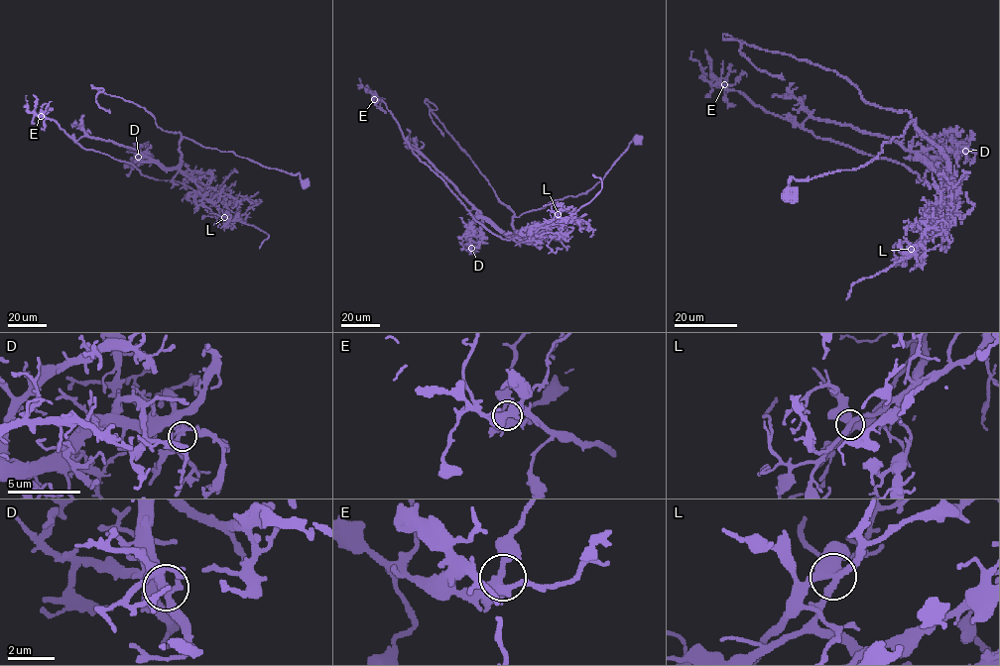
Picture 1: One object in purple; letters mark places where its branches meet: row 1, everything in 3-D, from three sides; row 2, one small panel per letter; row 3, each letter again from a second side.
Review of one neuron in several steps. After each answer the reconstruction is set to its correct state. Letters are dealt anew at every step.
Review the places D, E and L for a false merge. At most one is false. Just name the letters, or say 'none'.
L

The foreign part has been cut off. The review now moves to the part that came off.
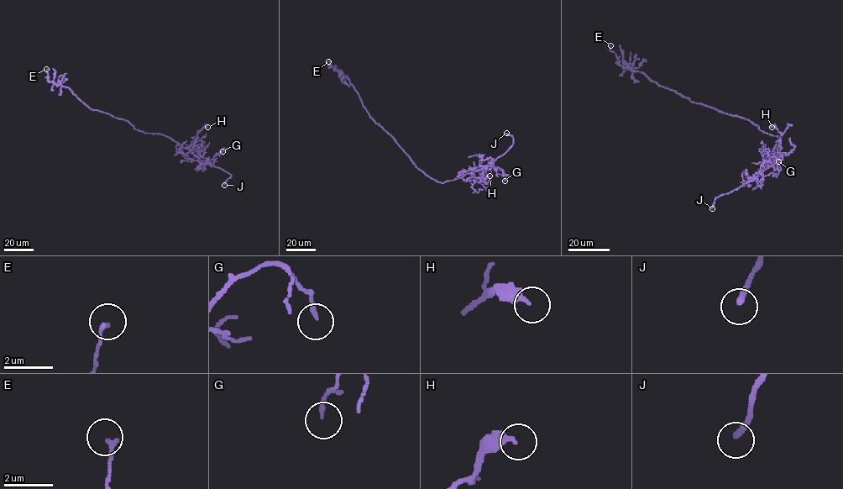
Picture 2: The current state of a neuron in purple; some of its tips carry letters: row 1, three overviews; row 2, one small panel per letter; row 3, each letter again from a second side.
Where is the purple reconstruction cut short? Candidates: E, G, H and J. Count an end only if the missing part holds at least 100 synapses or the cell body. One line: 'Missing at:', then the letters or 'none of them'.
Missing at: J

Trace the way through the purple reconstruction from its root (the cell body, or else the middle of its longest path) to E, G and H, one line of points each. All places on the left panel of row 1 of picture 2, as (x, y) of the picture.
E: (131, 123), (91, 109), (67, 87), (50, 81), (46, 69)
G: (131, 123), (138, 130), (169, 137), (199, 156), (212, 159), (224, 148), (222, 151)
H: (131, 123), (138, 130), (169, 137), (199, 156), (201, 155), (191, 143), (198, 132), (207, 127)

